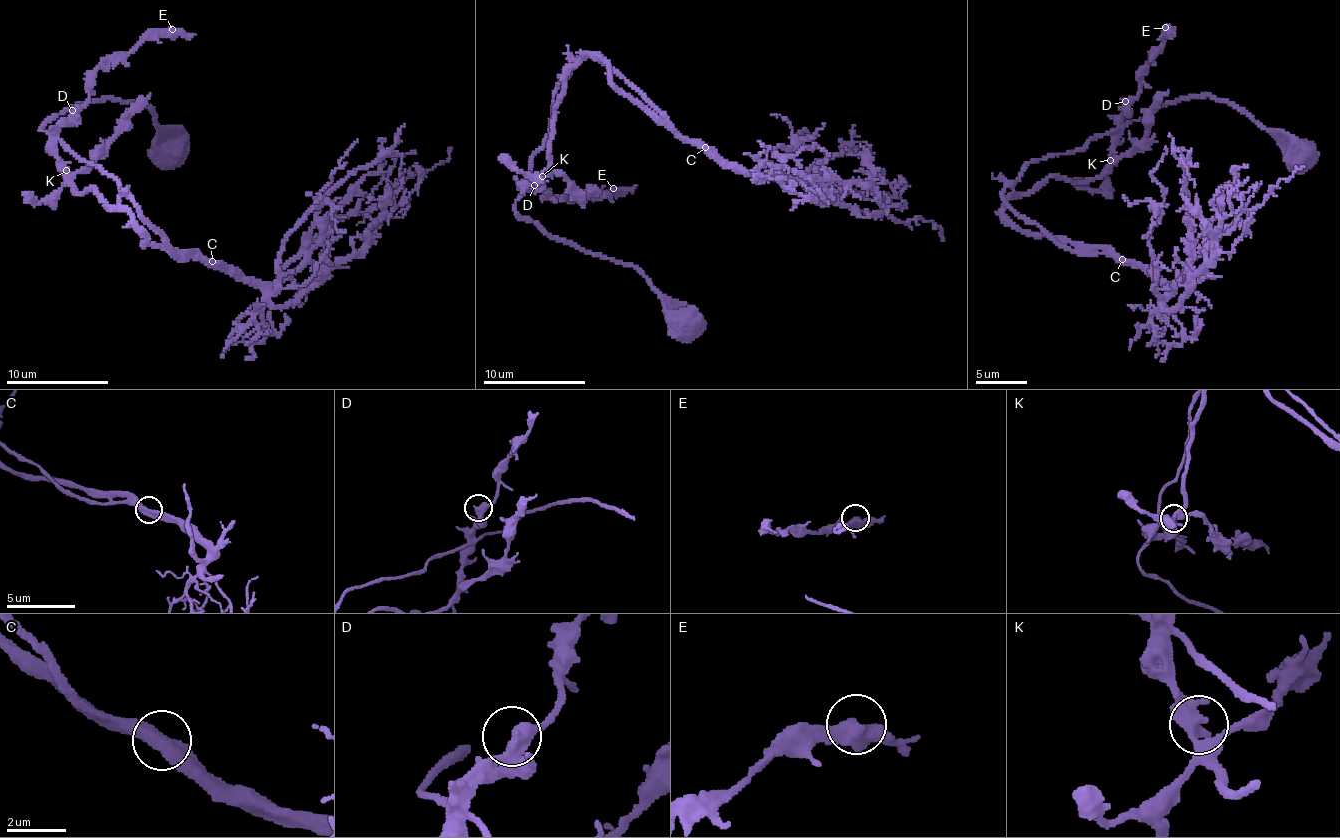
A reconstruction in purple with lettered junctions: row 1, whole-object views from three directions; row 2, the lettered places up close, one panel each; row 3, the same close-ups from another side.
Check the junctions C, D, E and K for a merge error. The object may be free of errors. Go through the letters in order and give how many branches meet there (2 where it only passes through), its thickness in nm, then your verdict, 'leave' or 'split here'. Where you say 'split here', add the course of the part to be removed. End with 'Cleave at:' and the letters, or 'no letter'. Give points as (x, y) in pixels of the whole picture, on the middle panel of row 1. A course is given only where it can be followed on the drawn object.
C: branches 2; calibre 500 nm; leave
D: branches 2; calibre 440 nm; leave
E: branches 2; calibre 480 nm; leave
K: branches 2; calibre 440 nm; leave
Cleave at: no letter

